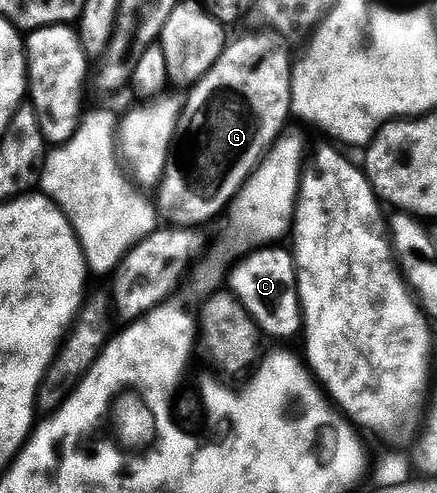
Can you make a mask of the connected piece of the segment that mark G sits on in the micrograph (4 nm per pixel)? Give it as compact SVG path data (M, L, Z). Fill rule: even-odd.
M270 31L263 32L264 33L260 35L240 37L237 41L229 40L224 46L218 63L214 63L214 67L210 67L208 74L206 74L197 85L192 86L190 92L187 94L187 97L189 96L188 102L186 100L183 102L180 110L180 122L176 125L176 137L172 141L172 151L168 154L168 162L164 168L164 178L161 179L158 186L158 192L160 192L158 213L163 220L164 217L168 220L165 222L167 222L169 226L200 227L196 225L204 225L207 221L214 220L216 216L219 218L221 214L227 210L228 206L232 204L232 200L240 194L240 189L250 180L254 170L260 166L261 161L264 160L265 153L276 144L278 138L285 132L284 124L293 116L291 107L293 58L288 58L288 51L284 47L285 42L281 40L279 36L276 36Z

